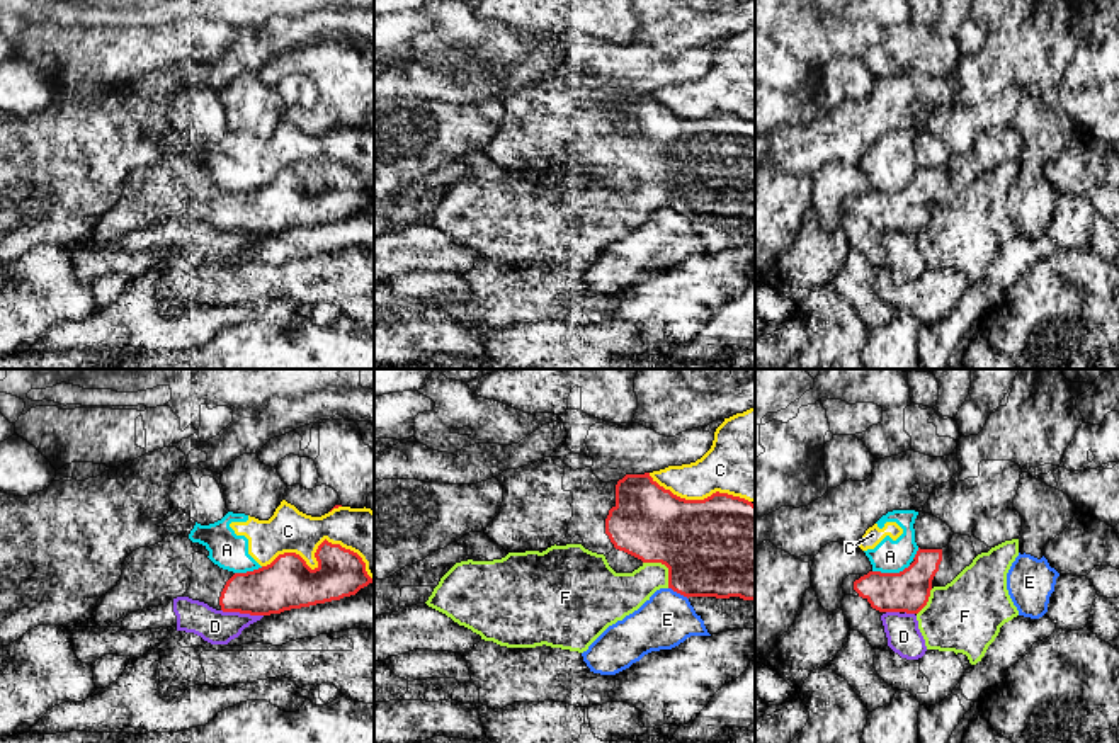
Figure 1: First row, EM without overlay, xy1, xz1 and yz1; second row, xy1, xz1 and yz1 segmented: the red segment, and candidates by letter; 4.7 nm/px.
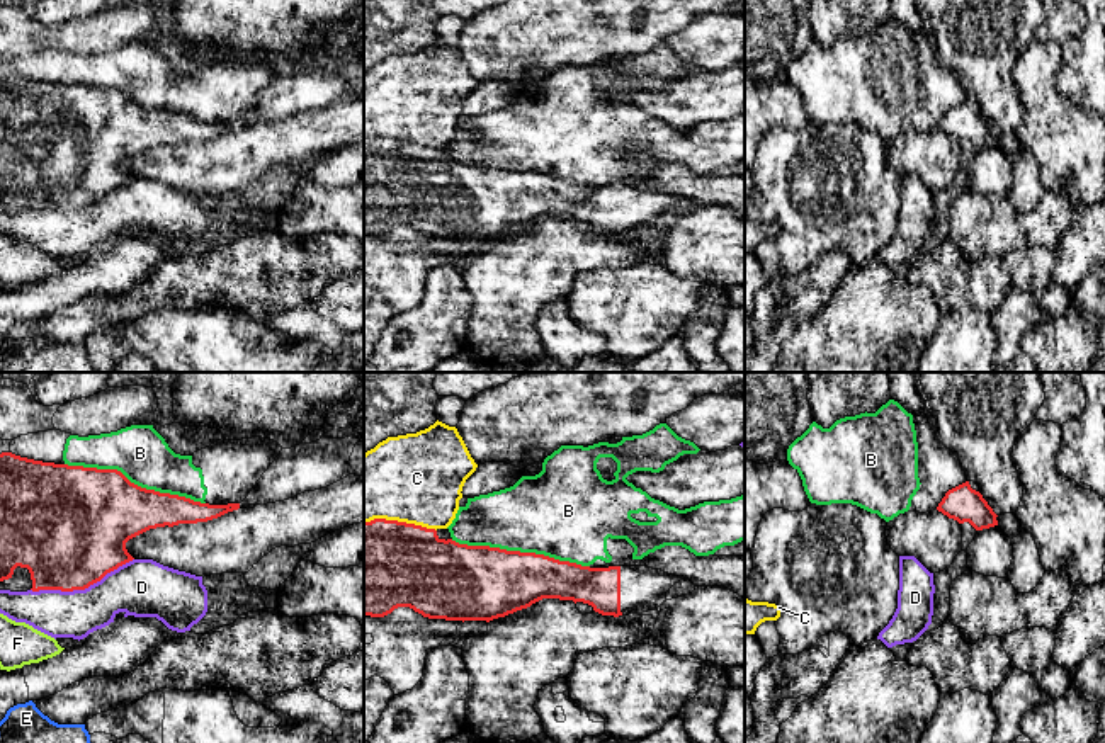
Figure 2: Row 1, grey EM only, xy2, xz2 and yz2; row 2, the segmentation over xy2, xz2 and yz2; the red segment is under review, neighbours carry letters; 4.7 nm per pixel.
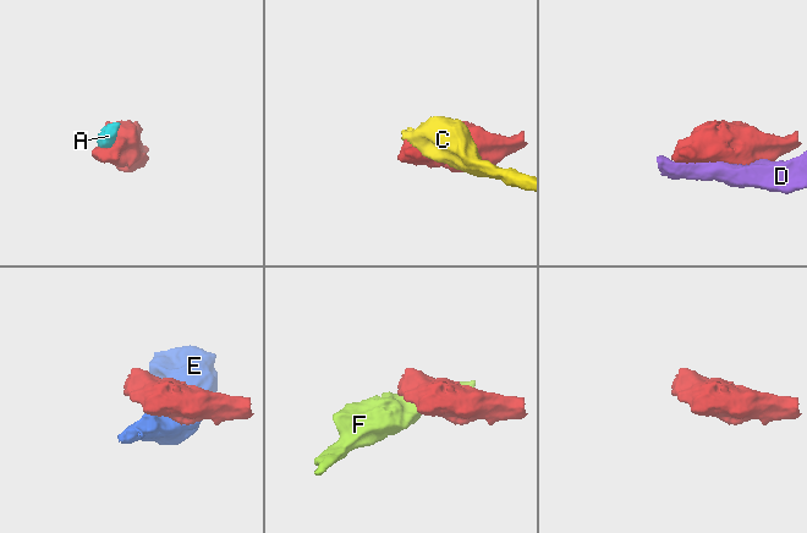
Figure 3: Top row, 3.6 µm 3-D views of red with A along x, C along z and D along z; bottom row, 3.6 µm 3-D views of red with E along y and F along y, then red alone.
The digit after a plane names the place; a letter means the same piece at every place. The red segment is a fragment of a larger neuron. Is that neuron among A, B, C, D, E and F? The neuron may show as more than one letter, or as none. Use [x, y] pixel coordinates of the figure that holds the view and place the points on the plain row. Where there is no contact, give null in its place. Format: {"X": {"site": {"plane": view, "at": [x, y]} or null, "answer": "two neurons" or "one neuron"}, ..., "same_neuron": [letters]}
{"A": {"site": {"plane": "yz1", "at": [891, 192]}, "answer": "two neurons"}, "B": {"site": {"plane": "xy2", "at": [133, 102]}, "answer": "two neurons"}, "C": {"site": {"plane": "xy1", "at": [317, 170]}, "answer": "two neurons"}, "D": {"site": {"plane": "xy2", "at": [82, 208]}, "answer": "two neurons"}, "E": {"site": {"plane": "xz1", "at": [679, 211]}, "answer": "two neurons"}, "F": {"site": {"plane": "xz1", "at": [665, 184]}, "answer": "two neurons"}, "same_neuron": []}

